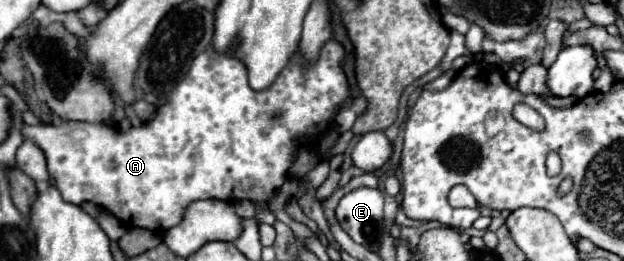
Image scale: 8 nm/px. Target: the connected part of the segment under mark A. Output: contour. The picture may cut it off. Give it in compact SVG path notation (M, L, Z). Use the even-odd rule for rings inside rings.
M334 38L320 48L320 56L308 68L300 64L300 50L296 50L274 84L256 92L248 86L248 72L242 60L232 56L232 52L216 52L208 46L192 60L188 74L174 84L172 92L164 94L166 102L142 126L122 132L118 126L104 122L62 122L58 126L24 126L24 136L44 150L48 172L66 202L94 202L128 226L162 234L182 220L190 202L206 198L230 202L234 190L236 200L250 200L258 210L270 210L272 198L288 178L296 150L332 126L336 112L352 104L342 60L344 46Z

